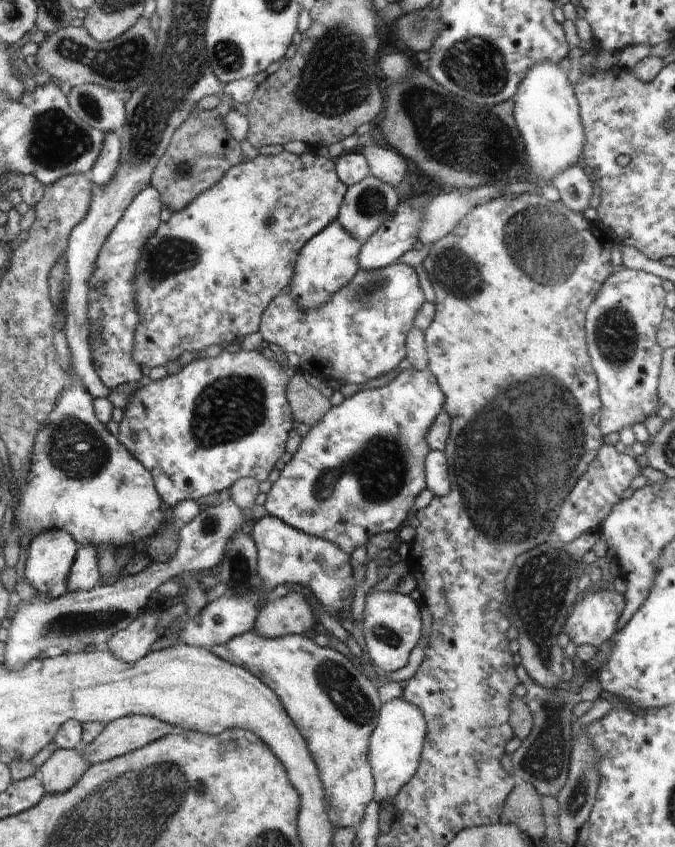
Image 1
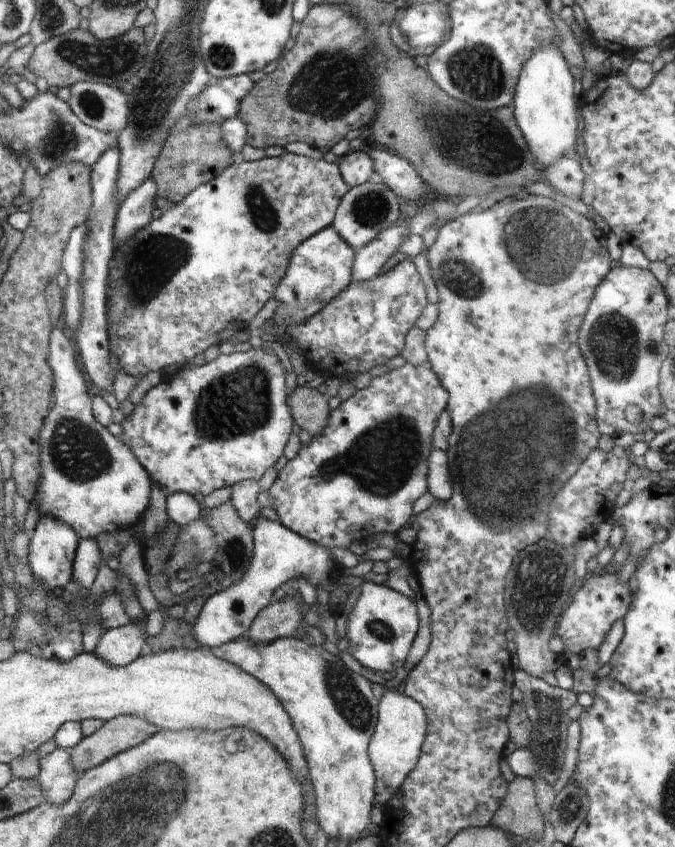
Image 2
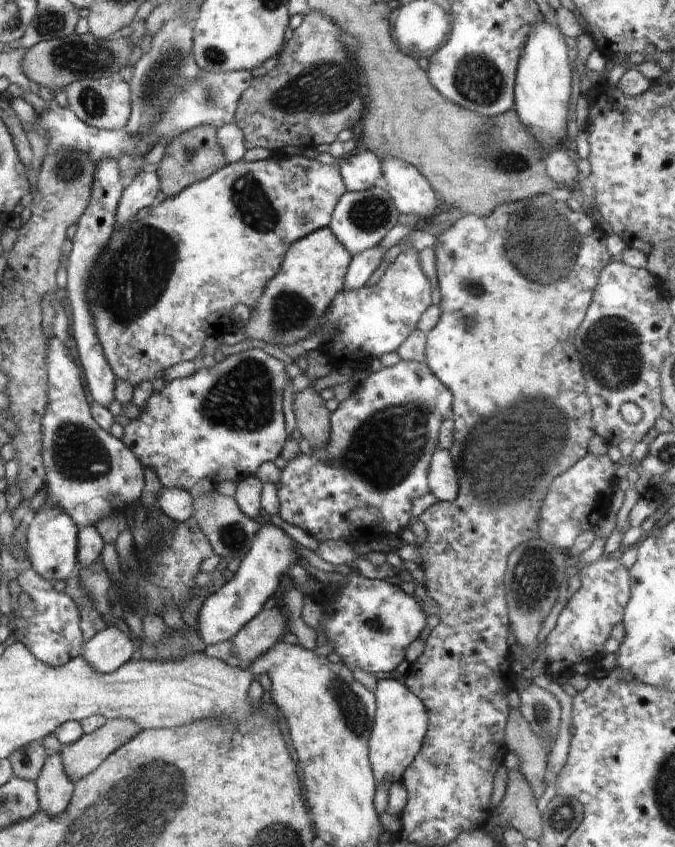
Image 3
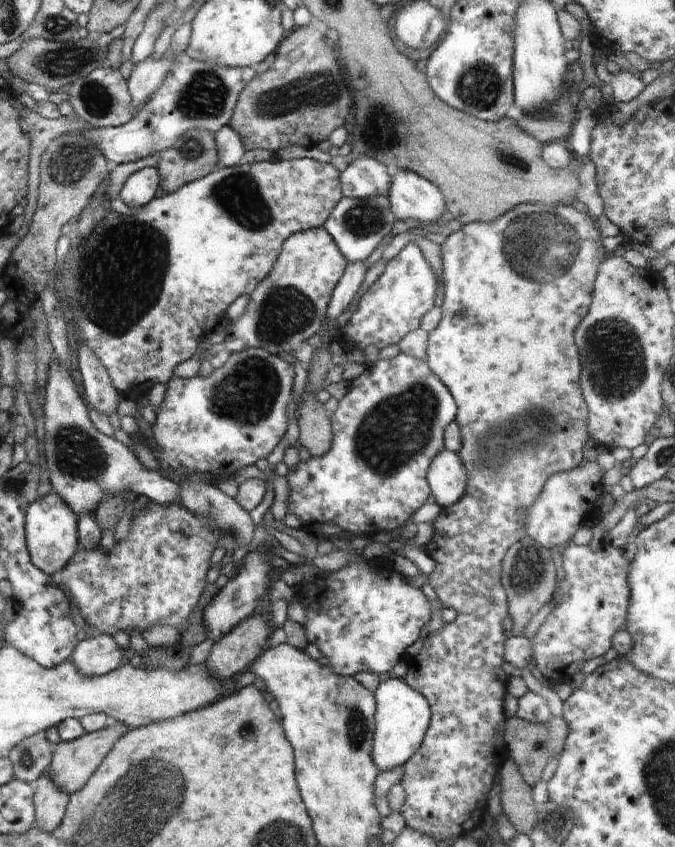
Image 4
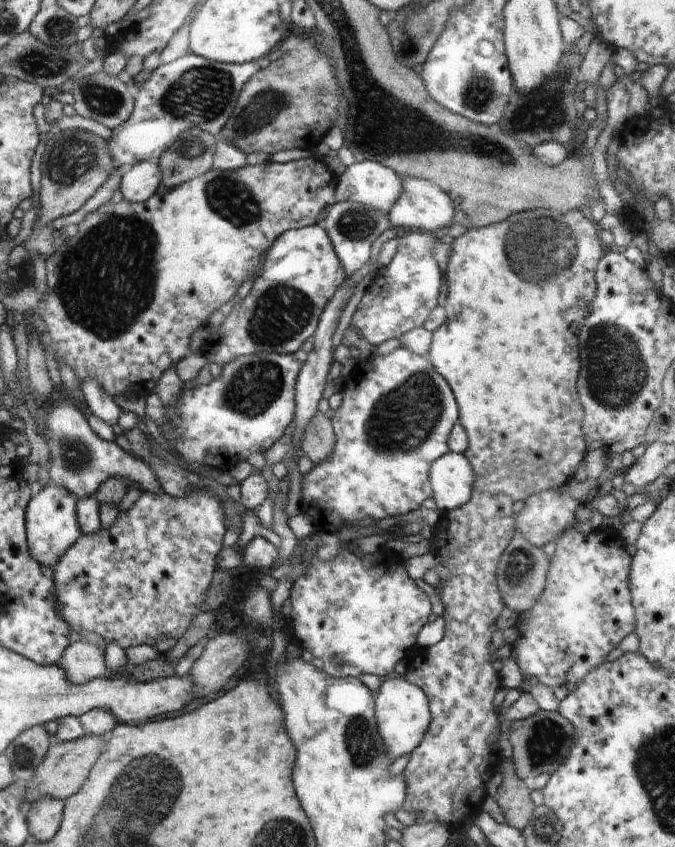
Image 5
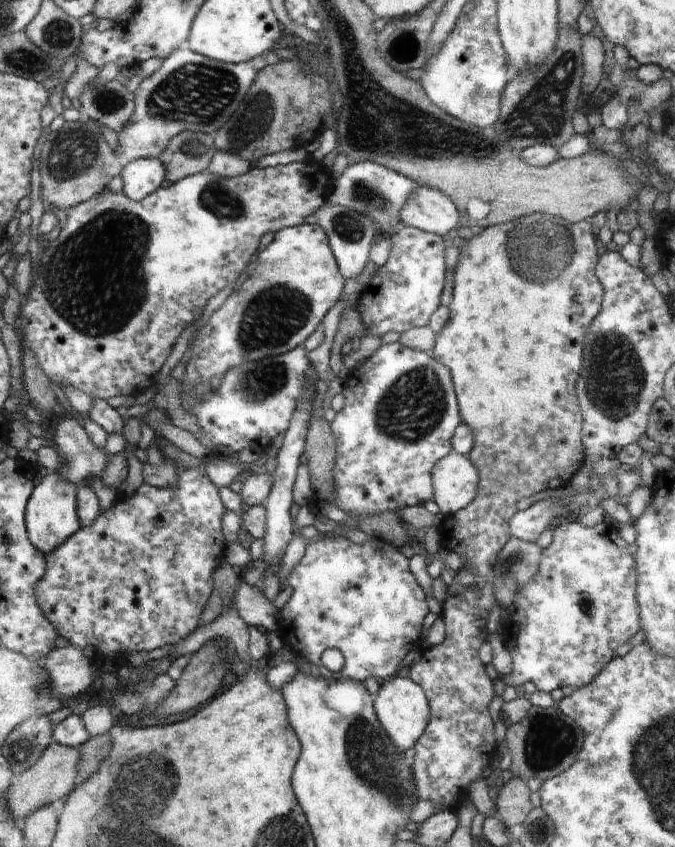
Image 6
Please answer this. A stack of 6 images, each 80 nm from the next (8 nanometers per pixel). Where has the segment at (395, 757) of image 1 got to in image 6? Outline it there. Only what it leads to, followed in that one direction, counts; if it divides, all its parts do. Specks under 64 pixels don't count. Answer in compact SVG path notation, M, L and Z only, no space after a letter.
M396 677L392 682L387 682L374 696L375 713L378 720L383 723L384 730L404 753L414 747L417 740L424 734L424 729L430 720L430 707L426 692L419 683L412 682L411 679Z

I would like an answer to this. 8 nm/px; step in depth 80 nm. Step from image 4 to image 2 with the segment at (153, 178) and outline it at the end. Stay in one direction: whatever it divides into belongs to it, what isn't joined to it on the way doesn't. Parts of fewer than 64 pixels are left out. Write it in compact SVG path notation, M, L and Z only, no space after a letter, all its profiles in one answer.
M148 178L117 208L113 239L120 246L154 219L152 215L154 200L156 200L156 183L152 178Z

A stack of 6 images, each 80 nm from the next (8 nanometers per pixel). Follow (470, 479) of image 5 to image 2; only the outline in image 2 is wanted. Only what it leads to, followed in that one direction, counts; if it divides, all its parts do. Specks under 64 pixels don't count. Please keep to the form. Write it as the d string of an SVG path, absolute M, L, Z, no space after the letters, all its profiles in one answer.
M432 449L428 457L428 488L434 498L445 501L453 493L451 474L448 468L447 452Z

